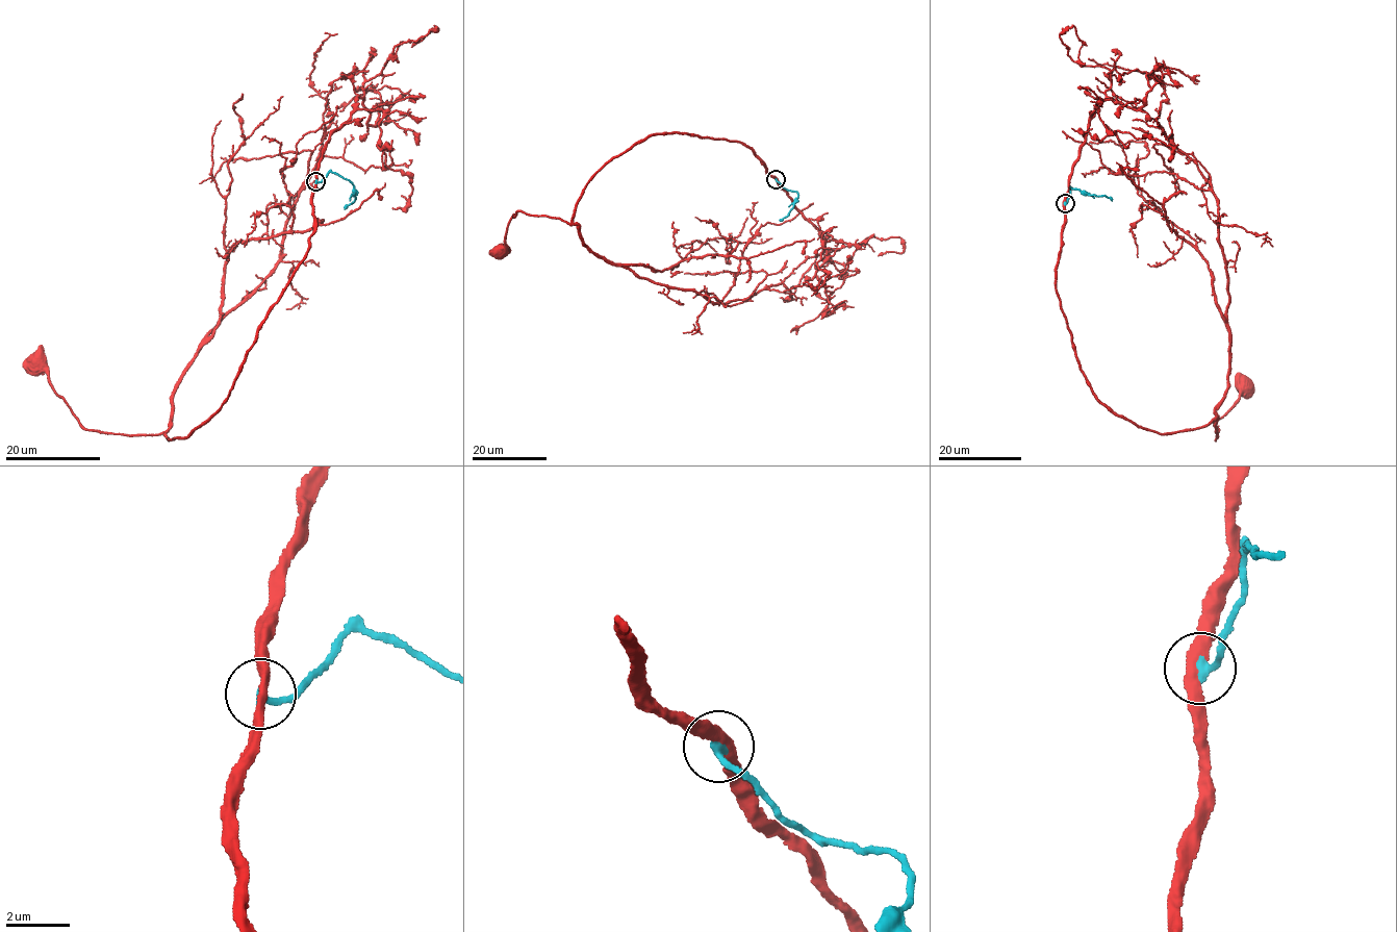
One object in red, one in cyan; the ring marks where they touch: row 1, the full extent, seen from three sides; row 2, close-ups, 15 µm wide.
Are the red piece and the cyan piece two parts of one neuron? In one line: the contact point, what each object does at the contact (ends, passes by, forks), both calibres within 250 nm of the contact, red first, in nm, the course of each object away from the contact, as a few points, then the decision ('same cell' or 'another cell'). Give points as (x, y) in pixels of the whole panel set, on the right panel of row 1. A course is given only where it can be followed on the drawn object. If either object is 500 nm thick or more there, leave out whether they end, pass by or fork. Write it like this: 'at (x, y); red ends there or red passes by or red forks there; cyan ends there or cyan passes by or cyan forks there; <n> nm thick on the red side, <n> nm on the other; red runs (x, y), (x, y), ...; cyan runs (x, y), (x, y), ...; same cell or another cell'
at (1065, 203); red passes by; cyan ends there; 320 nm thick on the red side, 280 nm on the other; red runs (1064, 203), (1055, 288), (1091, 391), (1139, 427), (1166, 434), (1217, 418), (1215, 439), (1215, 420), (1243, 384); cyan runs (1065, 203), (1071, 187), (1112, 200); same cell

